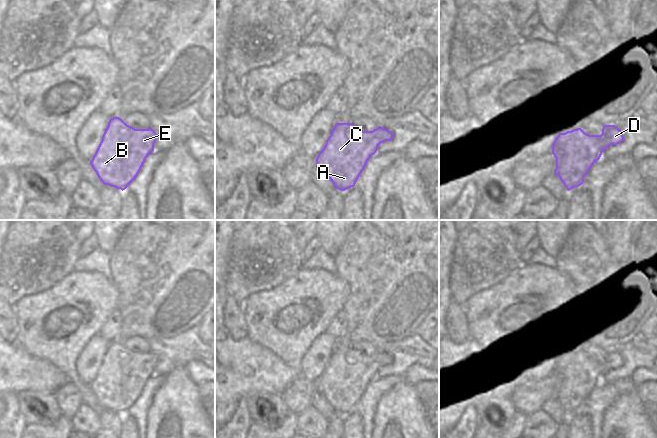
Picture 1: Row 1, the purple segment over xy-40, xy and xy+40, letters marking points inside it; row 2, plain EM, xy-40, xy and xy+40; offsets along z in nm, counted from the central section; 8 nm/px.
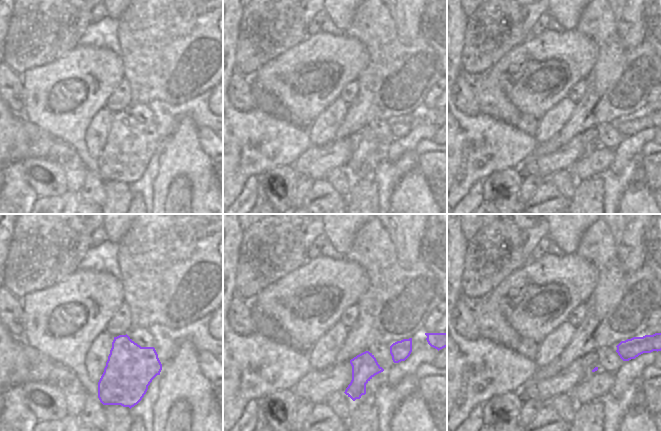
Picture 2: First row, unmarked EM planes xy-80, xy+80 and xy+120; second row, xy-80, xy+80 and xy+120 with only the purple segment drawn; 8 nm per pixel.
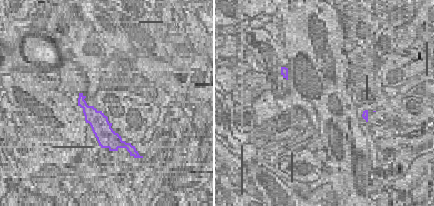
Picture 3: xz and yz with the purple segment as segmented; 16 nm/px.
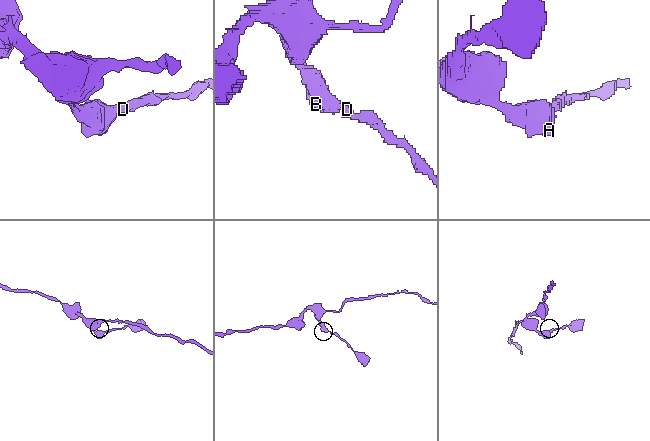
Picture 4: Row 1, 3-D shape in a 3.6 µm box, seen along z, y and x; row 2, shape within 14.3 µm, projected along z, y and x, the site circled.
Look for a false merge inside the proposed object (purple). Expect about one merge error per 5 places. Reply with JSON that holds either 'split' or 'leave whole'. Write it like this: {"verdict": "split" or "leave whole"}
{"verdict": "leave whole"}

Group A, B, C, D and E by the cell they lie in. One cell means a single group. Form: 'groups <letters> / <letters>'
groups A B C D E

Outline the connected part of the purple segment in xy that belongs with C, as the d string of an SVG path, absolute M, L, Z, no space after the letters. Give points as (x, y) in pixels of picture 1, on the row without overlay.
M336 347L316 382L316 391L336 413L345 415L355 410L378 370L391 365L393 360L381 350L373 355L363 355L352 347Z

